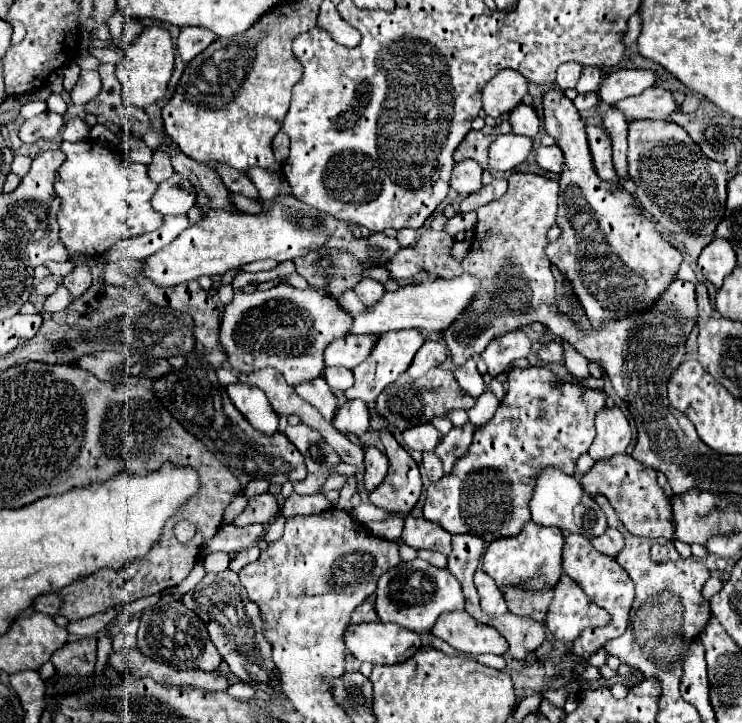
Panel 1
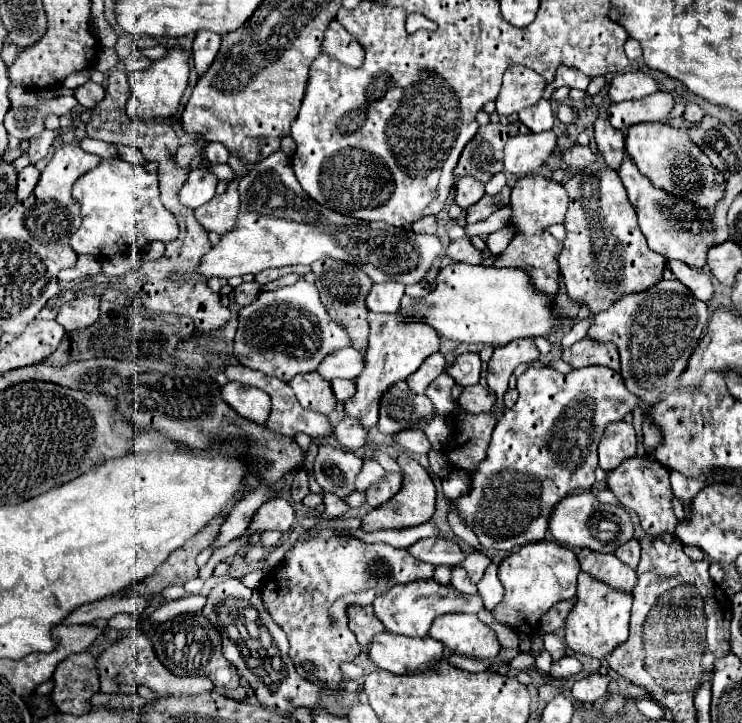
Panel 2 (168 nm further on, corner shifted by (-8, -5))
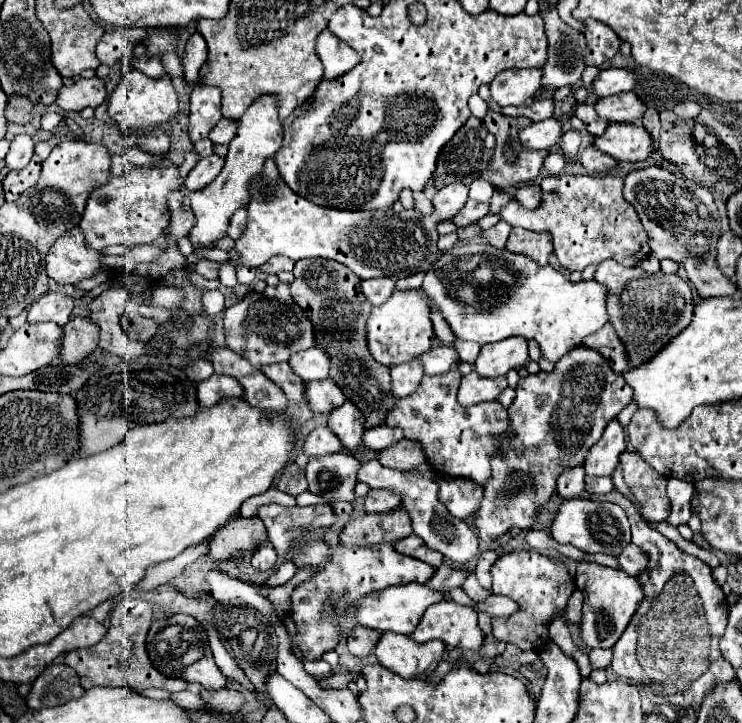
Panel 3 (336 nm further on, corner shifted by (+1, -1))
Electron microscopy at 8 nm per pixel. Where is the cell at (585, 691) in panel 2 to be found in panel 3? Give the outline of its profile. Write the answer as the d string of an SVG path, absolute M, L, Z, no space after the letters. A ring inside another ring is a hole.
M593 649L589 653L589 661L593 669L605 669L611 663L611 649Z

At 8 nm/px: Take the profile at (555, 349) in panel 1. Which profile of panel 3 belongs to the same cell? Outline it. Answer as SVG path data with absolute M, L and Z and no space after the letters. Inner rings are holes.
M609 323L607 327L601 327L599 331L595 331L595 335L589 335L587 339L583 339L583 347L591 347L599 351L603 359L607 359L609 367L615 369L617 373L623 373L627 369L627 357L623 355L625 347Z

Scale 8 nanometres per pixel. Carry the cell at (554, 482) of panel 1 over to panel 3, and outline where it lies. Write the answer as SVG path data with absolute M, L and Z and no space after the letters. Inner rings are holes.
M587 497L567 499L559 505L555 519L551 523L551 537L561 545L569 543L585 553L607 553L607 555L619 555L619 551L623 551L623 547L631 543L629 519L625 511L615 503L591 501Z

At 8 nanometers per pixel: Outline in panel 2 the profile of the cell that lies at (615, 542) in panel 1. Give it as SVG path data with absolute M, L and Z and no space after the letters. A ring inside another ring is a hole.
M632 539L632 543L626 543L624 547L620 547L616 551L616 557L622 559L626 565L636 569L638 563L640 563L640 543L636 539Z

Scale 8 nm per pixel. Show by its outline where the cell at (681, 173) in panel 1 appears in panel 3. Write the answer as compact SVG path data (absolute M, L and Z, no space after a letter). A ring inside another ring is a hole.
M611 123L601 137L593 139L593 145L627 163L645 161L655 153L653 139L641 123Z

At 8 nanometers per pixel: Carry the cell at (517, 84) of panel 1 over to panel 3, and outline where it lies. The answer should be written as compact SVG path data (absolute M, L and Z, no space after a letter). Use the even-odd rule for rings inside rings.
M507 69L491 81L491 97L501 107L523 105L541 87L541 69Z

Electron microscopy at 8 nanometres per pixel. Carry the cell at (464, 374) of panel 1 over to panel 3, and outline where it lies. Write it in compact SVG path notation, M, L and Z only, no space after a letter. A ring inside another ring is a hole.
M433 347L419 357L425 365L427 375L443 375L451 371L453 363L459 363L459 355L453 347Z

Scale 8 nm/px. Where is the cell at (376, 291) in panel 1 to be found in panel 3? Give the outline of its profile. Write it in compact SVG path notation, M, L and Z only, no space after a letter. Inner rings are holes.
M375 277L375 279L367 279L361 283L363 295L367 297L367 301L371 305L381 305L385 303L393 291L395 291L395 279L393 277Z

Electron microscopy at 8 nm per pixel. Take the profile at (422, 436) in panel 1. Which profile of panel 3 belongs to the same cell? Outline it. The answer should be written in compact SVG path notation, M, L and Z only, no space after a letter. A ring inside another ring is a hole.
M377 425L373 429L367 429L363 435L363 441L369 449L381 451L393 443L397 443L399 439L403 439L403 431L399 431L399 427L389 427L389 425Z

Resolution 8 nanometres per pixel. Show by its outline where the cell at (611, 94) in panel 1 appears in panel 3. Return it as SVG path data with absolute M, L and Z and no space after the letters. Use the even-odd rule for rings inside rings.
M623 68L603 69L599 73L599 77L593 81L593 93L597 97L609 97L615 93L625 93L625 91L633 91L637 85L635 75L631 71Z

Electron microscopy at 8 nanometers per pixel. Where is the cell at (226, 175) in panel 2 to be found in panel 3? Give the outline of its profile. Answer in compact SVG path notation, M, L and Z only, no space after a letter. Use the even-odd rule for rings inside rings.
M189 151L185 154L181 167L147 169L147 167L135 167L129 161L125 161L125 173L117 175L111 171L107 183L97 183L91 189L85 211L81 215L79 227L85 235L87 247L95 251L103 251L109 245L133 247L153 243L157 237L161 237L169 225L167 193L181 187L181 179L187 177L187 173L199 159L201 157L195 155L195 151Z

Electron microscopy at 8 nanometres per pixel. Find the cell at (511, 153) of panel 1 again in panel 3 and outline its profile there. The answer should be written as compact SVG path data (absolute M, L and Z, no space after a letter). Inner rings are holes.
M551 117L551 119L545 119L545 121L525 127L523 131L519 131L517 139L523 145L523 149L541 151L541 149L551 149L559 141L561 135L563 135L561 123Z

